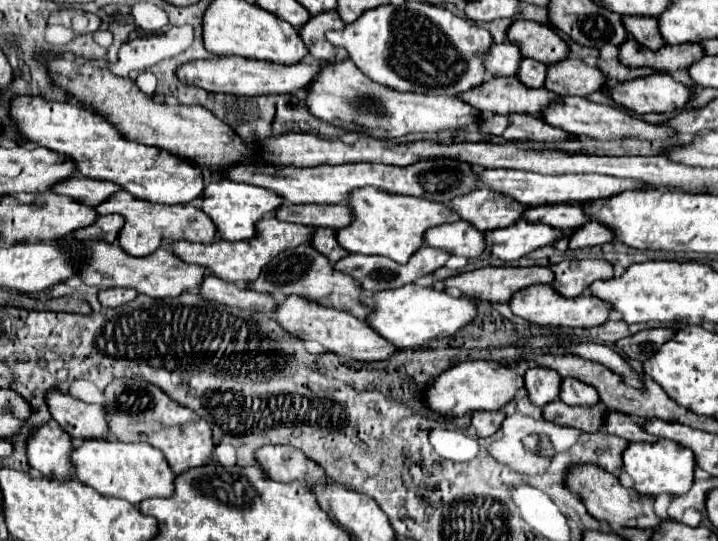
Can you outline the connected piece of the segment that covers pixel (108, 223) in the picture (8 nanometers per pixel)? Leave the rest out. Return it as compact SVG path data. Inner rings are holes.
M100 215L96 219L96 223L92 223L90 227L78 229L74 233L76 241L106 241L106 243L116 243L118 233L124 225L124 217L122 215Z

